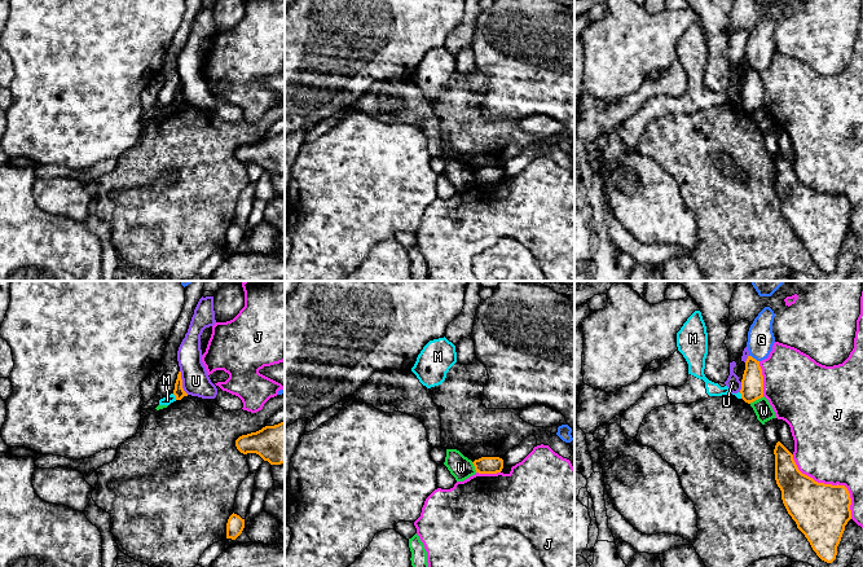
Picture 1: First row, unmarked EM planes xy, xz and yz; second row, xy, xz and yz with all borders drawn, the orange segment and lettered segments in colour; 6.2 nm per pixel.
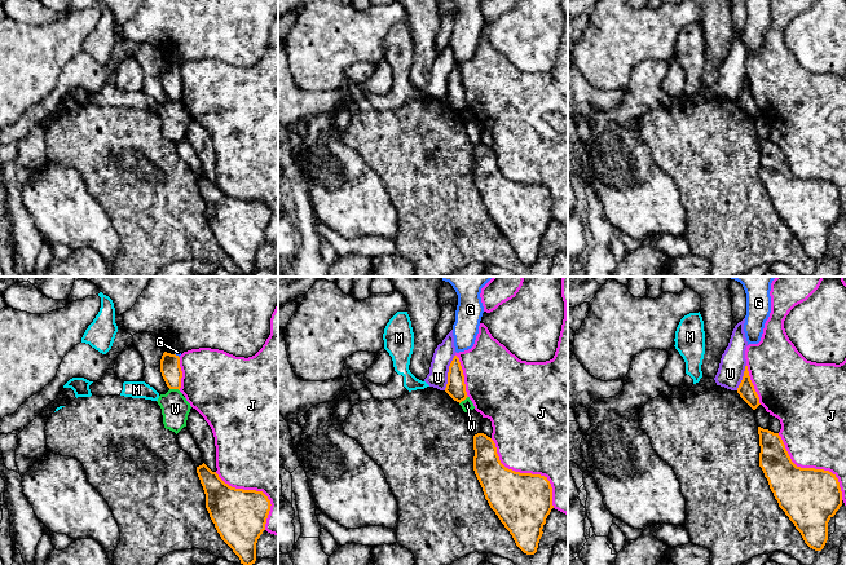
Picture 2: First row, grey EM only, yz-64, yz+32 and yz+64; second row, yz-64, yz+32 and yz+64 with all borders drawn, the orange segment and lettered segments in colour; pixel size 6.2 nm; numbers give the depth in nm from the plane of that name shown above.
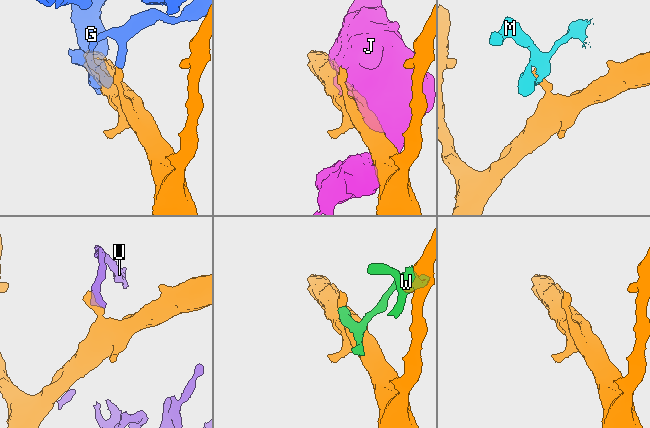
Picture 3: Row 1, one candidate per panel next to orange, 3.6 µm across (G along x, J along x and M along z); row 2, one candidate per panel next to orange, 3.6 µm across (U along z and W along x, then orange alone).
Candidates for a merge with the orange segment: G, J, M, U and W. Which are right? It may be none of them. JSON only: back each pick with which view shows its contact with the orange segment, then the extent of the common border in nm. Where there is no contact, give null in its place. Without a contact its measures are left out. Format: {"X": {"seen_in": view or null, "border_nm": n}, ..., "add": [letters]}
{"add": []}

